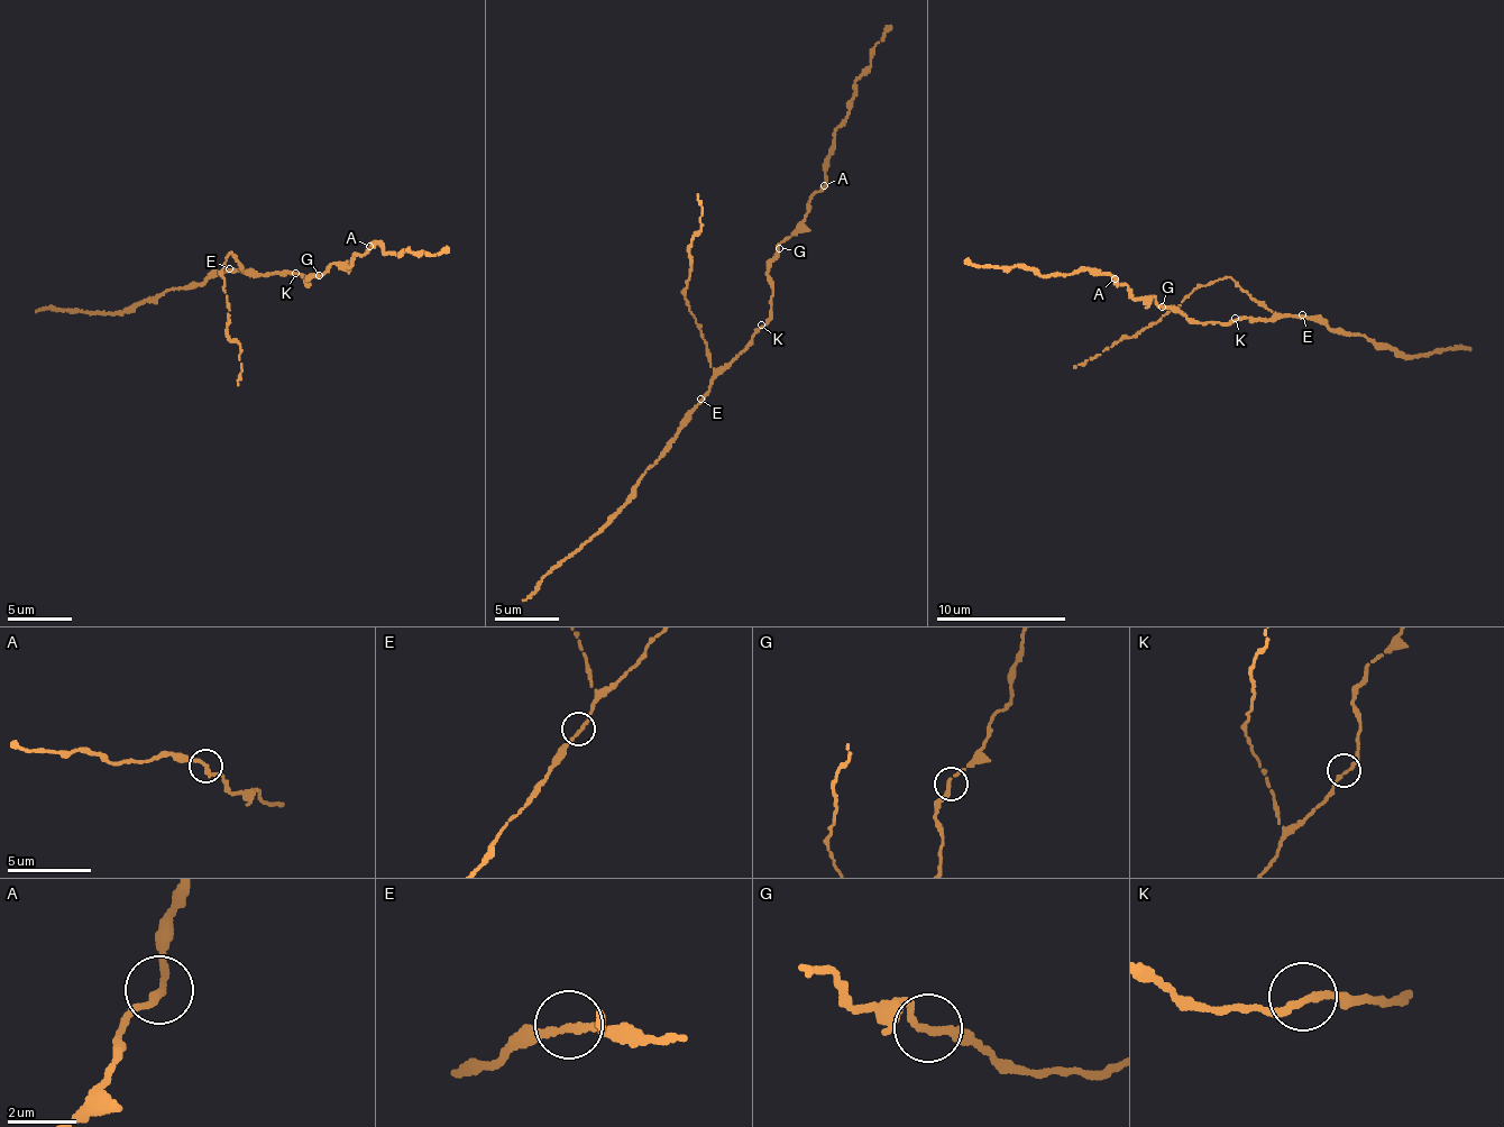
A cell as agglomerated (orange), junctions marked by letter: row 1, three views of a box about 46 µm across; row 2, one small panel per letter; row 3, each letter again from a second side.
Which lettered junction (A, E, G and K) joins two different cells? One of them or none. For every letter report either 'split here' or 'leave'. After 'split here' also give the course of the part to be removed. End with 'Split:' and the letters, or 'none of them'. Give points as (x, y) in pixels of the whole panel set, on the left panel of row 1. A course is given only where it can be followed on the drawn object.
A: leave
E: leave
G: leave
K: leave
Split: none of them

